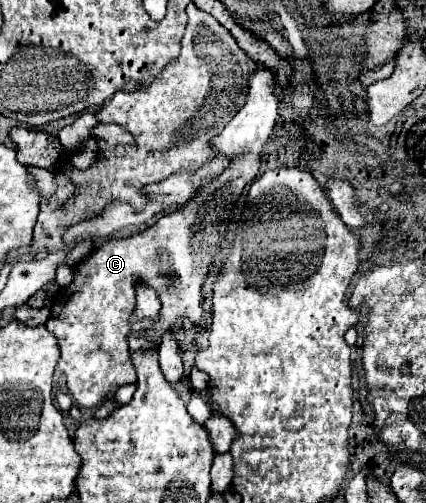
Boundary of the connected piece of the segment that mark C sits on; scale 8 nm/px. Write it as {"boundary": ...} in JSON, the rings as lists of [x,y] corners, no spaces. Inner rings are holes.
{"boundary":[[[258,66],[256,72],[250,78],[250,88],[246,96],[246,104],[238,110],[238,114],[226,124],[226,128],[212,138],[210,148],[214,154],[228,156],[230,164],[224,168],[222,174],[218,174],[214,180],[200,186],[194,196],[178,208],[176,212],[162,214],[156,224],[146,228],[144,232],[138,232],[128,238],[112,238],[106,240],[100,248],[96,248],[86,260],[82,260],[74,270],[74,280],[70,286],[60,288],[56,294],[56,302],[52,304],[52,314],[48,322],[44,324],[60,346],[60,360],[58,368],[66,374],[66,384],[78,406],[100,406],[106,402],[110,394],[114,394],[122,386],[134,386],[136,384],[136,370],[132,366],[132,350],[128,346],[128,334],[138,334],[140,338],[148,338],[148,342],[160,344],[166,332],[178,330],[182,322],[190,322],[192,326],[198,326],[202,320],[202,286],[204,280],[210,274],[210,264],[214,256],[222,250],[222,246],[228,242],[230,236],[230,220],[228,214],[236,210],[236,202],[244,190],[246,184],[250,184],[260,170],[262,160],[262,148],[268,140],[268,136],[274,130],[274,124],[278,120],[278,100],[274,96],[274,74],[268,68]],[[136,284],[146,284],[148,288],[154,288],[160,298],[160,316],[158,320],[132,320],[132,312],[136,308]]]}

